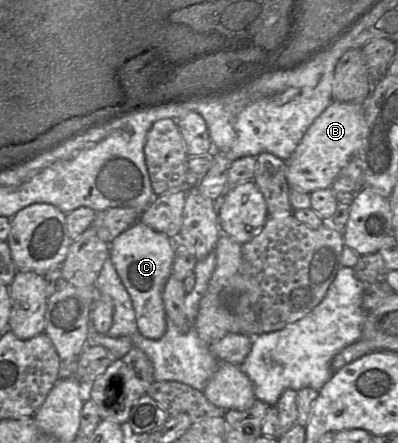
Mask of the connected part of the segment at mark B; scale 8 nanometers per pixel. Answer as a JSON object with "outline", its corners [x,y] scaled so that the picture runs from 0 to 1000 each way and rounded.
{"outline":[[[834,226],[774,287],[739,343],[716,363],[726,422],[769,436],[832,422],[854,386],[892,352],[912,309],[915,273],[912,233]]]}

